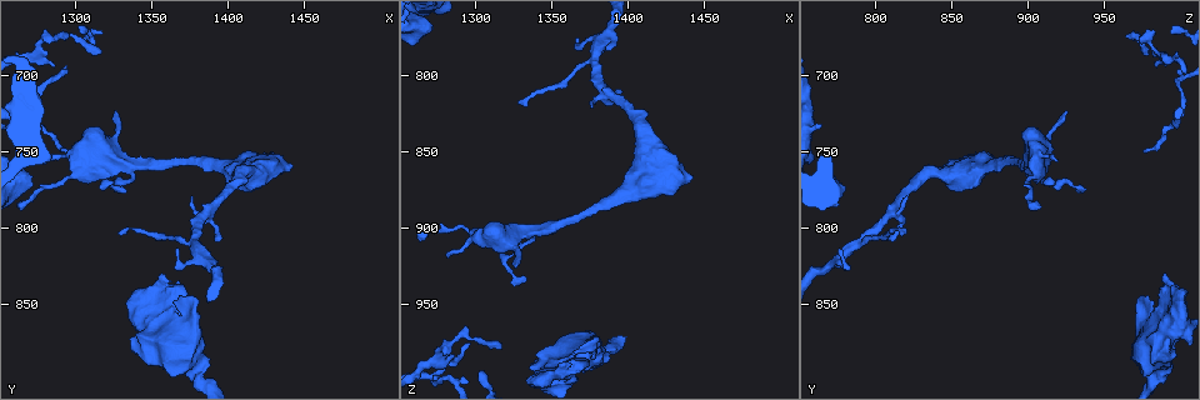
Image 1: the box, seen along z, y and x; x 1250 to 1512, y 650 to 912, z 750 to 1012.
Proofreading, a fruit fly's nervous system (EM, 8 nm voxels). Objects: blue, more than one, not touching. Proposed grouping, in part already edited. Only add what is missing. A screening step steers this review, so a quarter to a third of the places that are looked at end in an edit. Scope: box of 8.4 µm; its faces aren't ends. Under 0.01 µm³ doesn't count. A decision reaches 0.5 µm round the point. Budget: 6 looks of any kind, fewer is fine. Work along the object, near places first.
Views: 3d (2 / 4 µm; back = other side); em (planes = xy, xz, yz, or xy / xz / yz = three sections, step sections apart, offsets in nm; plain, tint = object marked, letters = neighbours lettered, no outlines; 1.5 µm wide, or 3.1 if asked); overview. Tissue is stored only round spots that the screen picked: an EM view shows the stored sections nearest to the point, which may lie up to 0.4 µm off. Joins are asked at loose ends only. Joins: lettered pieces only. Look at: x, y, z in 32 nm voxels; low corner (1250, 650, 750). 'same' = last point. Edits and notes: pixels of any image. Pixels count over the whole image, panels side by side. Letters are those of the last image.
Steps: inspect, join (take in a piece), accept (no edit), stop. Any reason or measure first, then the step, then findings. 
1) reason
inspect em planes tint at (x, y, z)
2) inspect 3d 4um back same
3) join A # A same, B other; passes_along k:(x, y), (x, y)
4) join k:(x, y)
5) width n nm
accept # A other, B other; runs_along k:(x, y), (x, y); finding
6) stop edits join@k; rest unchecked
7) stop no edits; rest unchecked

tapers out
inspect em 3.1um xz step 8 letters at (1286, 692, 984)

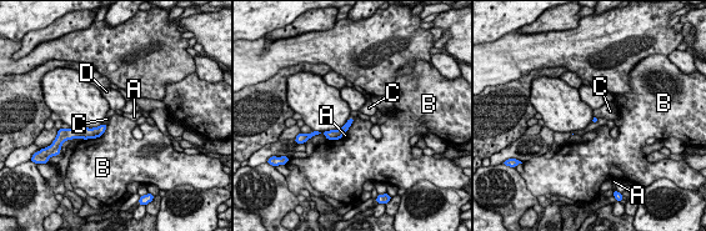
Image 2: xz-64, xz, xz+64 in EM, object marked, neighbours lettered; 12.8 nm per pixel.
accept # A other, B other, C other, D other; border 2:(108, 124), (99, 136), (84, 140); none of them fits

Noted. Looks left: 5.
tapers out
inspect em planes letters at (1330, 776, 930)

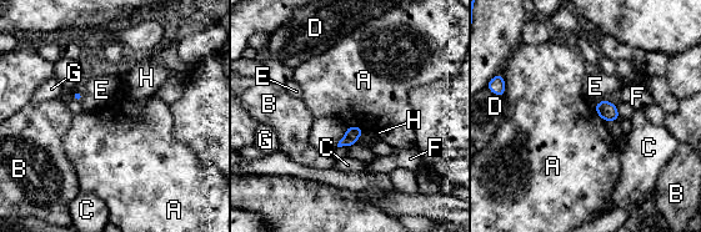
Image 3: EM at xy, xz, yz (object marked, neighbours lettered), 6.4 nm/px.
accept # A other, B other, C other, D other, E other, F other, G other, H other; border 3:(348, 125), (365, 129); none of them fits

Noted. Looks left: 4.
branch stops here
inspect em xy step 4 letters at (1368, 814, 776)

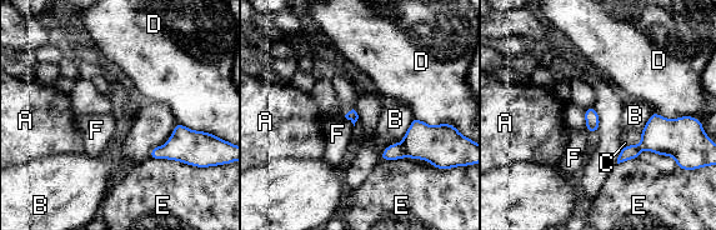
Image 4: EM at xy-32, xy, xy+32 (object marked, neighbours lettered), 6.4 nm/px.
longest_contact B 340 nm
accept # A other, B other, C other, D other, E other, F other; none of them fits

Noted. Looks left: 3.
stop no edits; rest unchecked

